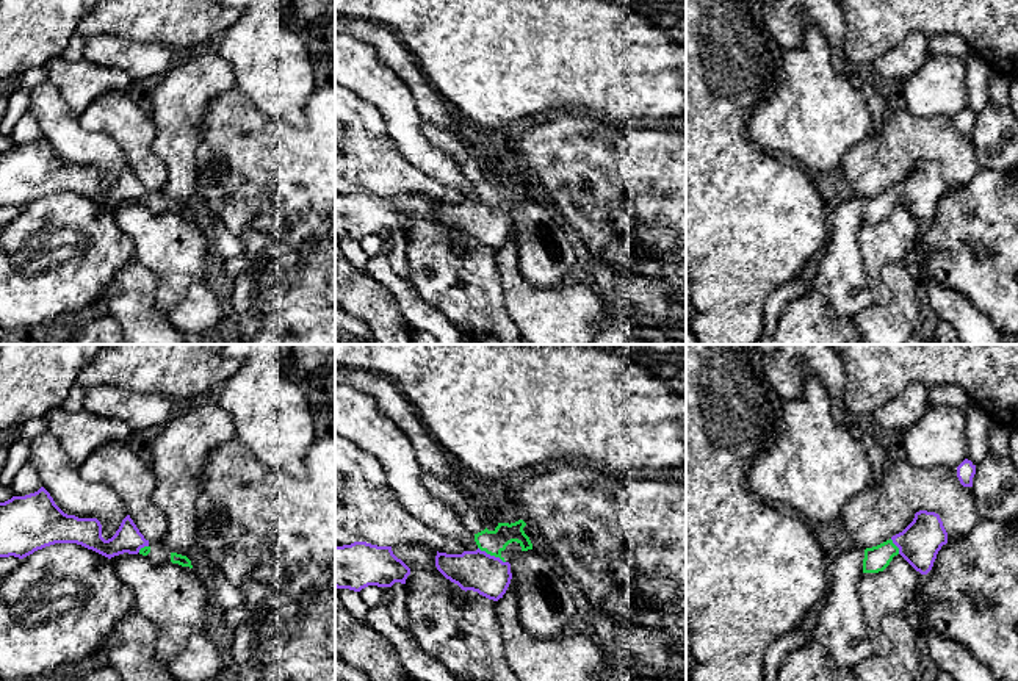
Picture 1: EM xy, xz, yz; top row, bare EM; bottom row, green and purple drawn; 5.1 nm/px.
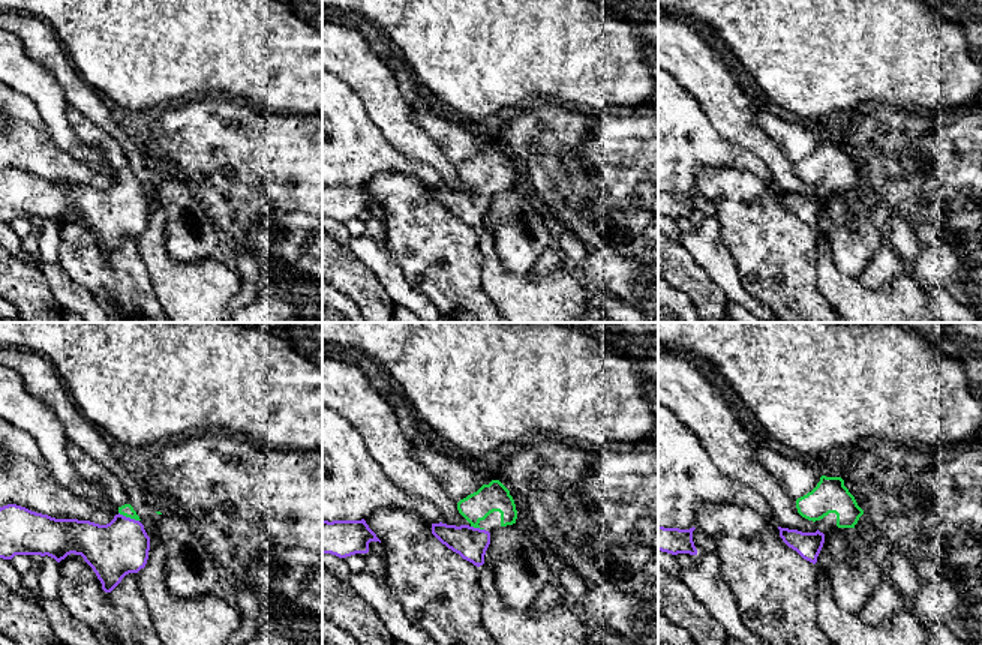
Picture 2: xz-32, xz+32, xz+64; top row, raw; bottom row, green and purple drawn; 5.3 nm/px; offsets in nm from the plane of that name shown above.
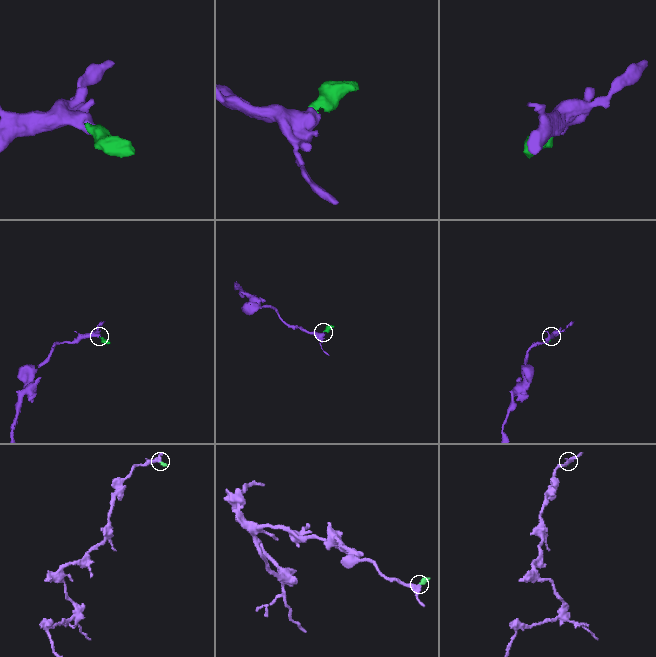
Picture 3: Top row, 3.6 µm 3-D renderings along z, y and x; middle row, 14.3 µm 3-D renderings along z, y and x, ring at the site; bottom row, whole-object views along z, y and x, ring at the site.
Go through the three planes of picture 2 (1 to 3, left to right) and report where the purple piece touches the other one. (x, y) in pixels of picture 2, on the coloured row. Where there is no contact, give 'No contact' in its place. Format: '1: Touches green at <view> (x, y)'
1: Touches green at xz-32 (129, 516)
2: Touches green at xz+32 (477, 527)
3: No contact

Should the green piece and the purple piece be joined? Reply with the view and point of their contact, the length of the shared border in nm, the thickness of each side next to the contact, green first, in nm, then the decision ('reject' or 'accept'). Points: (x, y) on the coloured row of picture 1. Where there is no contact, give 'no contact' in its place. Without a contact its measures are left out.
xz (492, 554) | 170 nm | 120/200 nm | accept

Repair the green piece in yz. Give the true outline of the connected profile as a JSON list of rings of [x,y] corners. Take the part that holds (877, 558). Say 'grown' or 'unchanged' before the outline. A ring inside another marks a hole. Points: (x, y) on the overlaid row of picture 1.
grown; [[[919,510],[913,521],[890,540],[865,549],[863,573],[883,571],[901,554],[916,571],[927,575],[938,551],[948,543],[948,532],[938,513]]]

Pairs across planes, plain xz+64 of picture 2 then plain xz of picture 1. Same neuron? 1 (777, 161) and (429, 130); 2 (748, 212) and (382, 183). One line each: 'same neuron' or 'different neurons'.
1: different neurons
2: different neurons

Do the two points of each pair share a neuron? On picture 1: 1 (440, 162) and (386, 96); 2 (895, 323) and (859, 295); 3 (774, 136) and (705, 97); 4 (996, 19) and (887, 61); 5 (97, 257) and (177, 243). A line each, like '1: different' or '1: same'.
1: same
2: different
3: different
4: different
5: different

